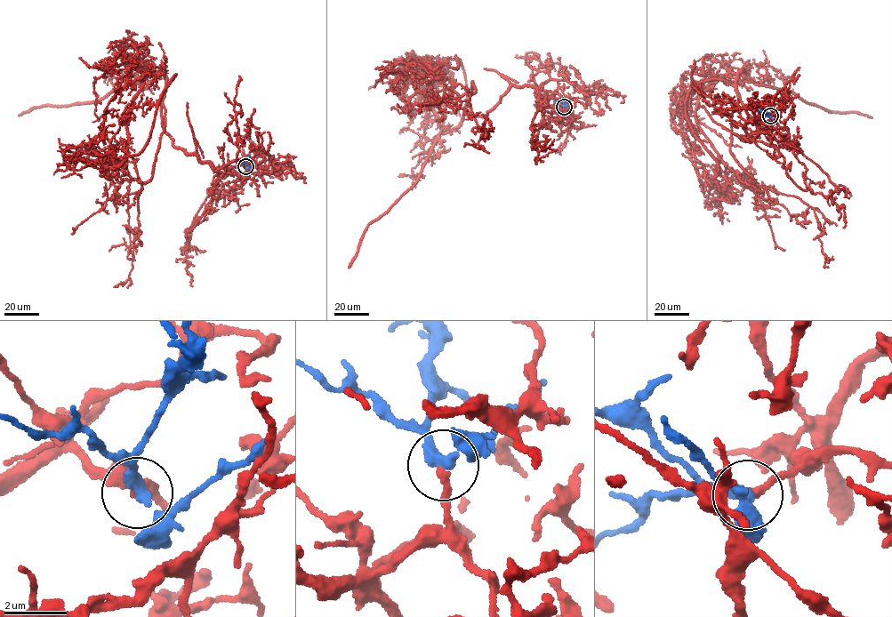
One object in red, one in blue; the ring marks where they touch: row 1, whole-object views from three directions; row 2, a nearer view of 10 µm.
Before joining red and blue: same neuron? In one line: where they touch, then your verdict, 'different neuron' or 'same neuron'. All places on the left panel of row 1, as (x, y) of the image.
place (245, 166); same neuron

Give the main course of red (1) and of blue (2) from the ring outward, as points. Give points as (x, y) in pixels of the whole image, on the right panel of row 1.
1: (771, 116), (744, 140), (759, 123), (734, 87), (690, 89), (717, 171), (698, 180), (705, 196), (721, 187)
2: (771, 116), (759, 108)

